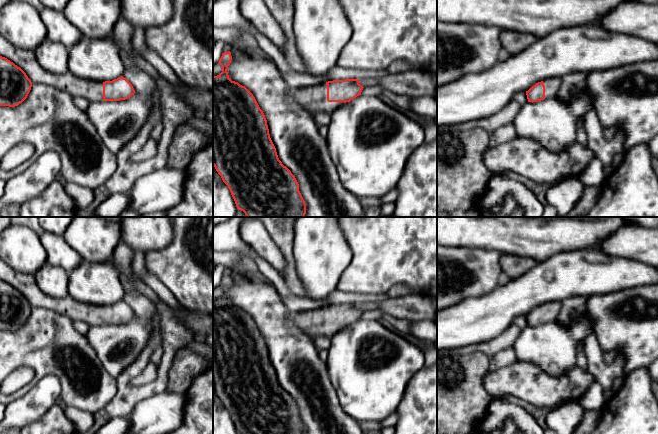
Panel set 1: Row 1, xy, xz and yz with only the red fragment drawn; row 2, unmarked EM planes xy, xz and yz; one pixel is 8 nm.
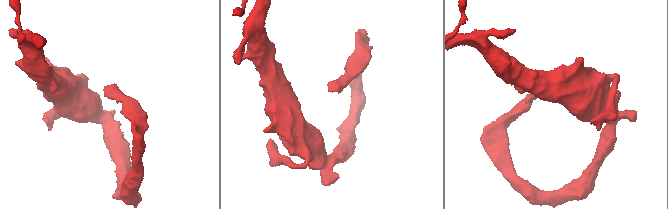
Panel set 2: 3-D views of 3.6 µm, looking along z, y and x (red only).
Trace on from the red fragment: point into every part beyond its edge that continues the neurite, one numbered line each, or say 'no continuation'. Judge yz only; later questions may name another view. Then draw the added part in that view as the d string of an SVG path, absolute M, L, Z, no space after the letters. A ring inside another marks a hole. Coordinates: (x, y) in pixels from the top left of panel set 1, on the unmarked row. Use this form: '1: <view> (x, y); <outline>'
1: yz (552, 309); M551 301L543 304L543 306L545 309L545 323L554 322L561 311L561 306L562 306L561 302Z

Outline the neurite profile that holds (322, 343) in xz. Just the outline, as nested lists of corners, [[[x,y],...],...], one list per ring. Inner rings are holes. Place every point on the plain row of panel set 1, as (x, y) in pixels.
[[[319,336],[315,338],[314,344],[318,350],[328,350],[330,348],[330,338]]]

